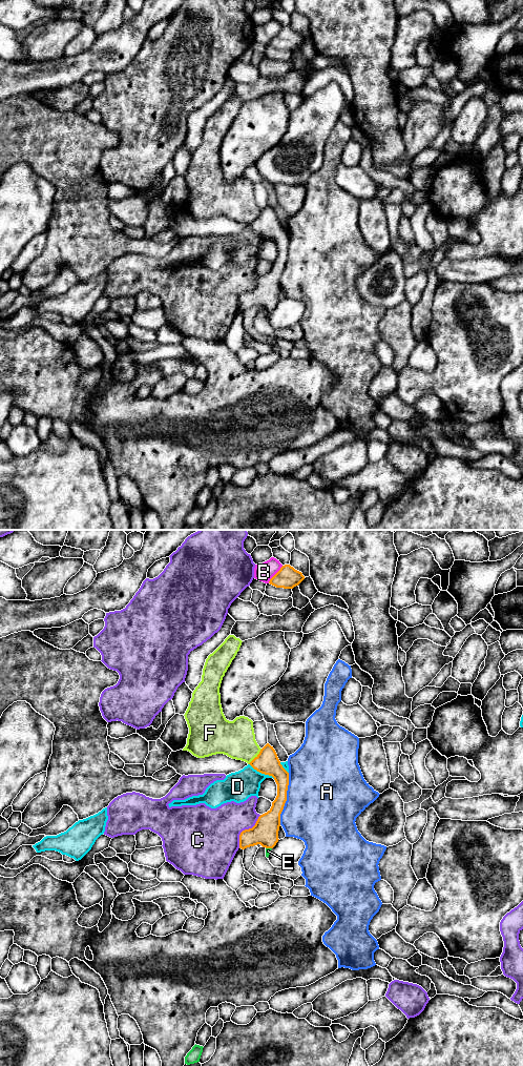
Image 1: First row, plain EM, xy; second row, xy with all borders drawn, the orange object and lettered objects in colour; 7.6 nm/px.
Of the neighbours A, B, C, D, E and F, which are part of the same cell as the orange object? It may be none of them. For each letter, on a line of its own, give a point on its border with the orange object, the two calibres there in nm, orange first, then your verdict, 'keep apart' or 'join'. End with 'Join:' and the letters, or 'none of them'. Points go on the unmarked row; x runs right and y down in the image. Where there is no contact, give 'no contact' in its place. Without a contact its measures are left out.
A: meets orange in xy at (286, 261); 180 nm thick on the orange side, 500 nm on the other; keep apart
B: meets orange in xy at (275, 36); 170 nm thick on the orange side, 150 nm on the other; keep apart
C: meets orange in xy at (245, 291); 200 nm thick on the orange side, 400 nm on the other; keep apart
D: meets orange in xy at (262, 234); 180 nm thick on the orange side, 220 nm on the other; keep apart
E: meets orange in xy at (269, 309); 200 nm thick on the orange side, 50 nm on the other; join
F: meets orange in xy at (255, 219); 180 nm thick on the orange side, 280 nm on the other; keep apart
Join: E

